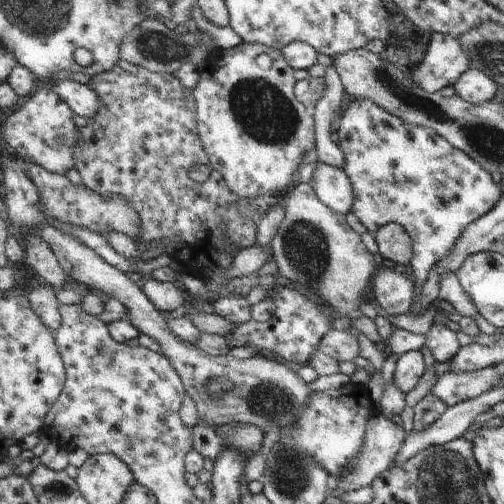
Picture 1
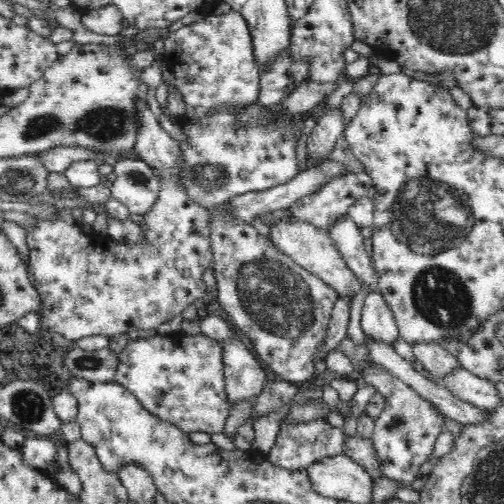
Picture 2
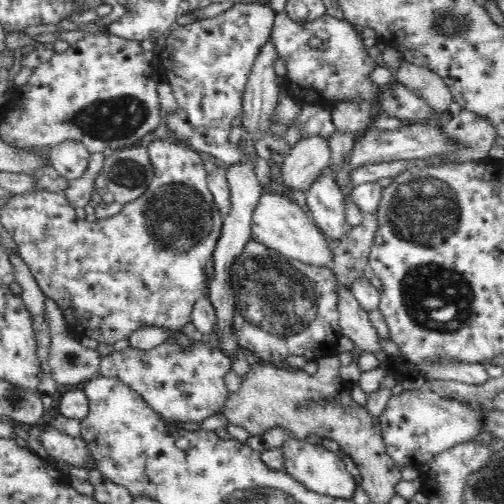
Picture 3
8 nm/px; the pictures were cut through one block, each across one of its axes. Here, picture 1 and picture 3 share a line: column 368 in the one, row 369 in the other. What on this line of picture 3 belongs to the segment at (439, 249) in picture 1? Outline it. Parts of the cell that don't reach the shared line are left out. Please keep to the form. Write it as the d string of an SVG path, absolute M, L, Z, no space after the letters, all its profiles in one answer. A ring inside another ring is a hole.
M168 338L164 344L150 352L126 348L100 358L100 376L120 378L128 388L136 390L152 410L162 414L170 424L174 422L202 422L208 416L220 414L222 404L228 398L224 376L230 366L230 356L224 350L212 348L204 342L194 342L192 350L182 350L176 338Z

